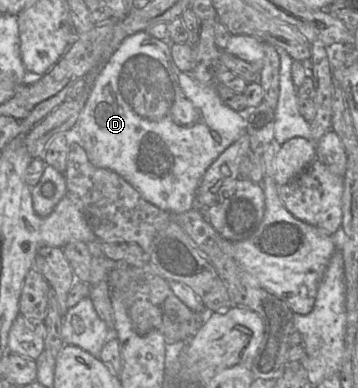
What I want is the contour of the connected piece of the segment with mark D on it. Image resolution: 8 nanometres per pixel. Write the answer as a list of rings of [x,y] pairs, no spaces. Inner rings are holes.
[[[139,31],[124,38],[95,79],[90,96],[74,128],[83,141],[83,148],[89,161],[95,167],[114,171],[131,184],[147,202],[164,211],[180,214],[197,207],[197,189],[206,170],[246,130],[246,121],[242,113],[231,109],[221,100],[216,89],[216,81],[213,84],[201,84],[189,73],[181,71],[176,66],[171,56],[170,43],[172,42],[166,42],[151,36],[147,31]]]

